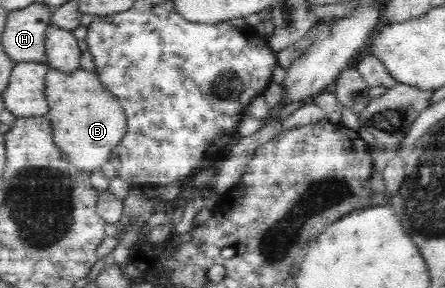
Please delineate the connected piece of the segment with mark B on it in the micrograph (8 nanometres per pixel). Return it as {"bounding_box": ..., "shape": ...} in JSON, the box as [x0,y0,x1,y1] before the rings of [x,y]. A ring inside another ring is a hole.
{"bounding_box":[44,69,126,176],"shape":[[[51,69],[44,94],[49,107],[46,117],[52,126],[54,143],[64,151],[66,159],[80,169],[81,175],[88,176],[91,171],[100,170],[126,133],[126,117],[118,99],[102,87],[96,72],[84,69],[73,73]]]}

